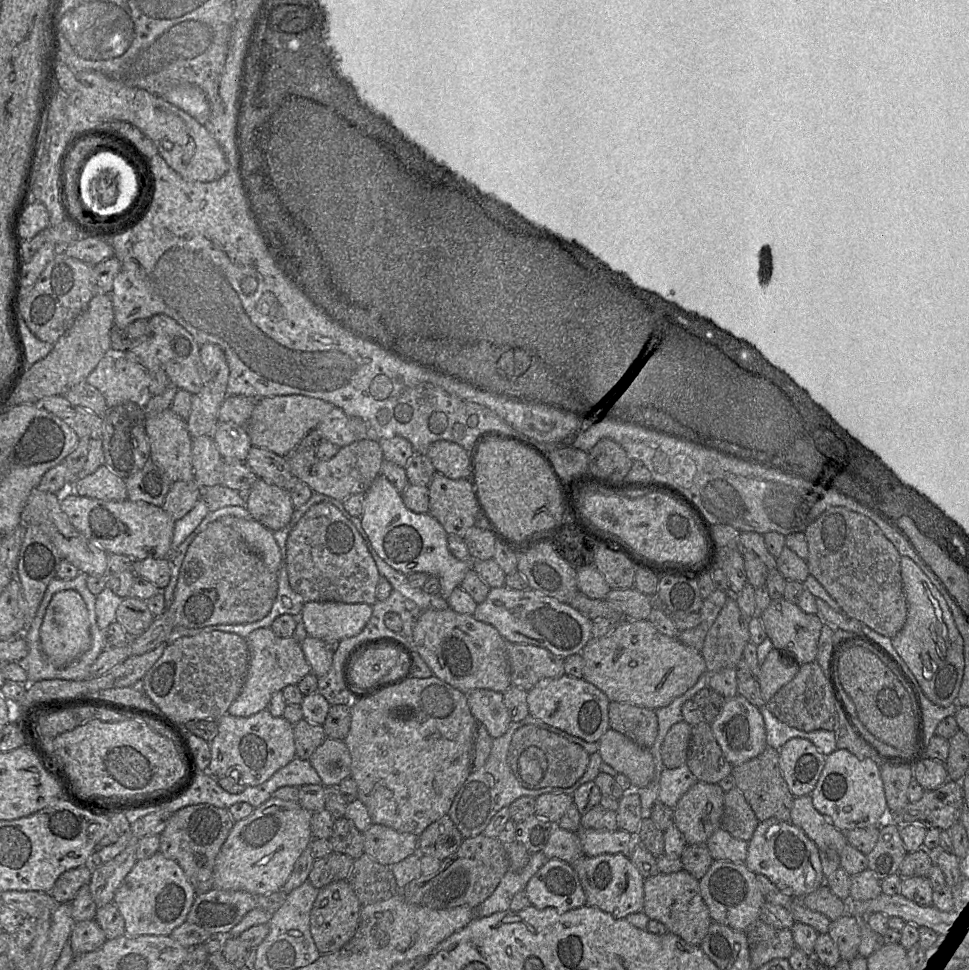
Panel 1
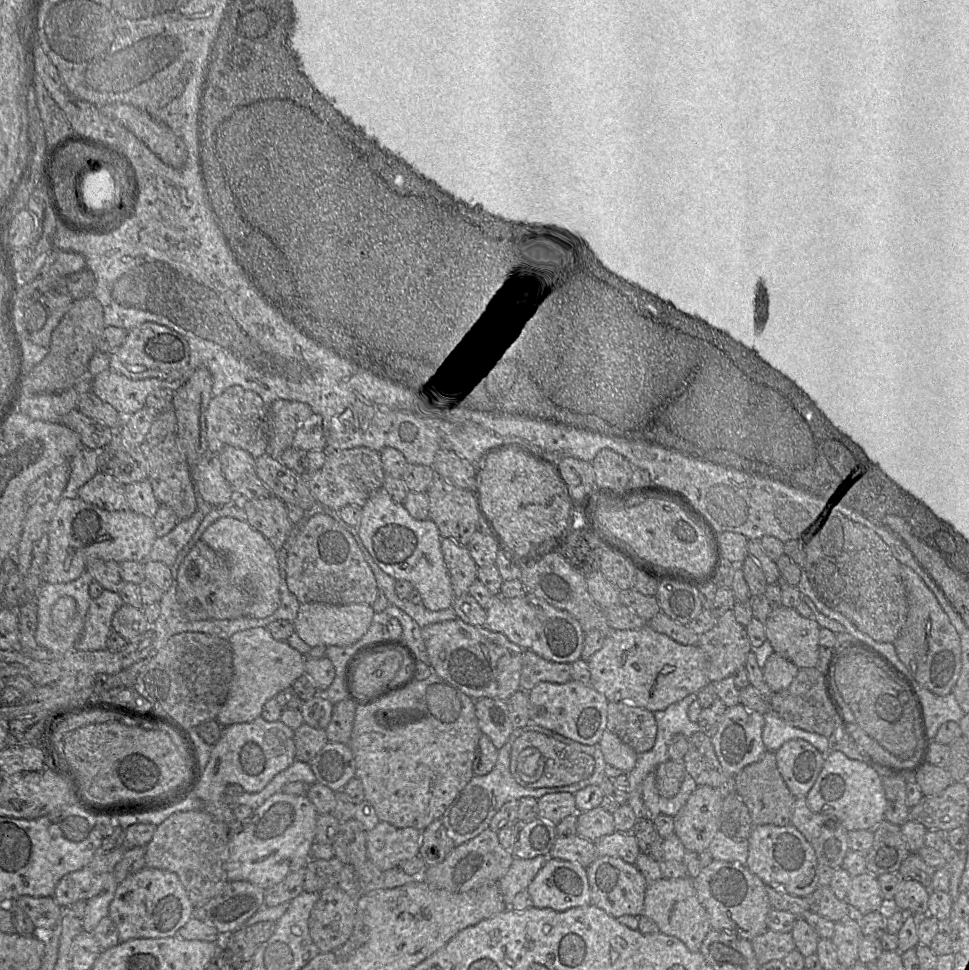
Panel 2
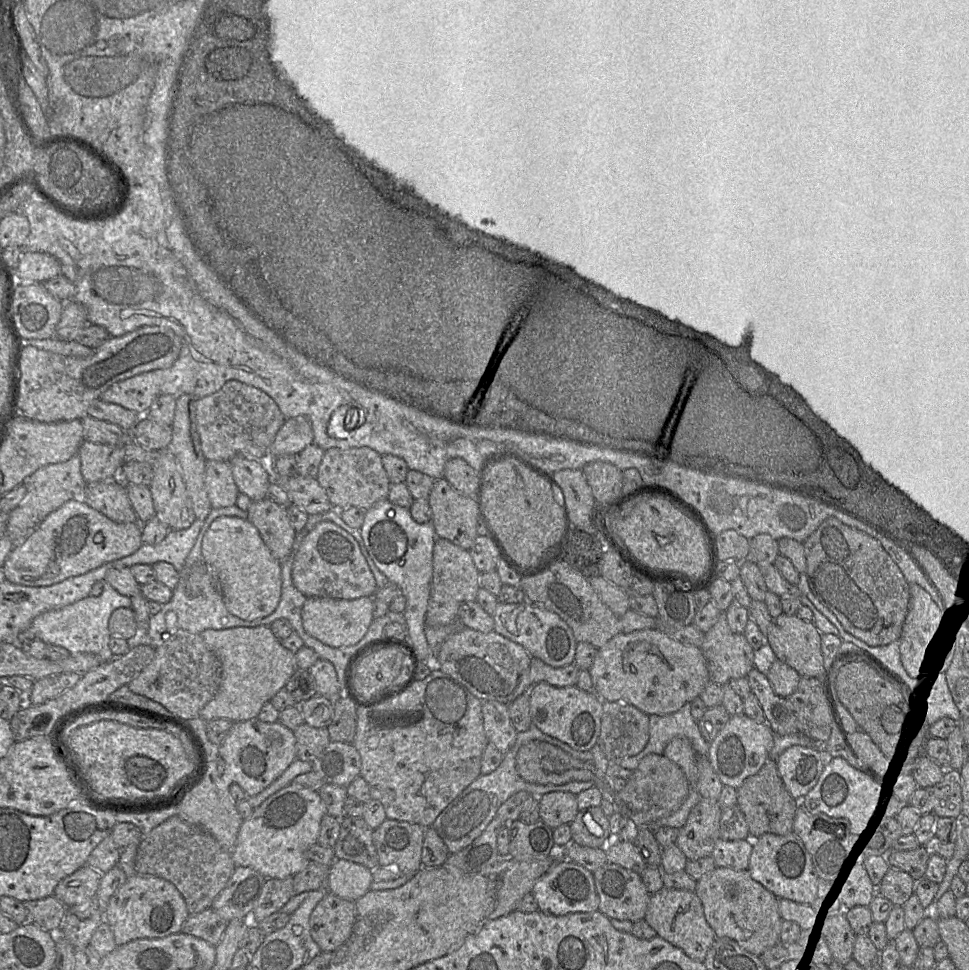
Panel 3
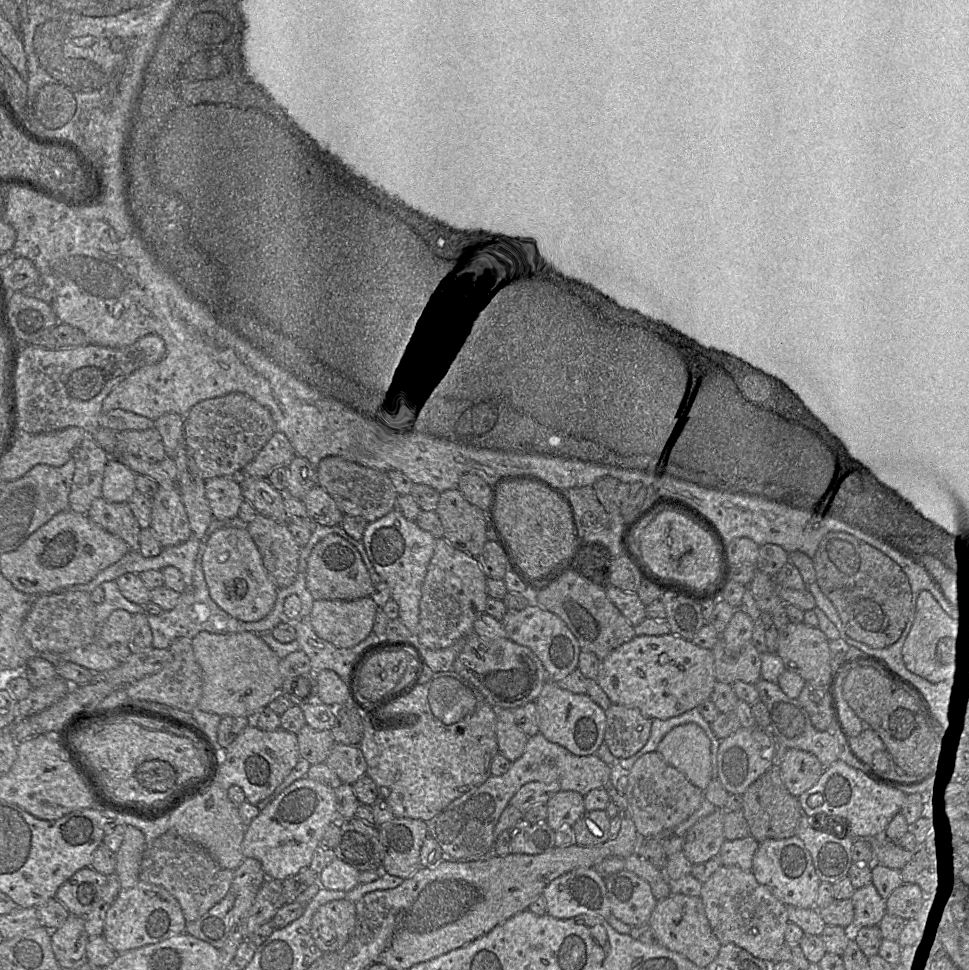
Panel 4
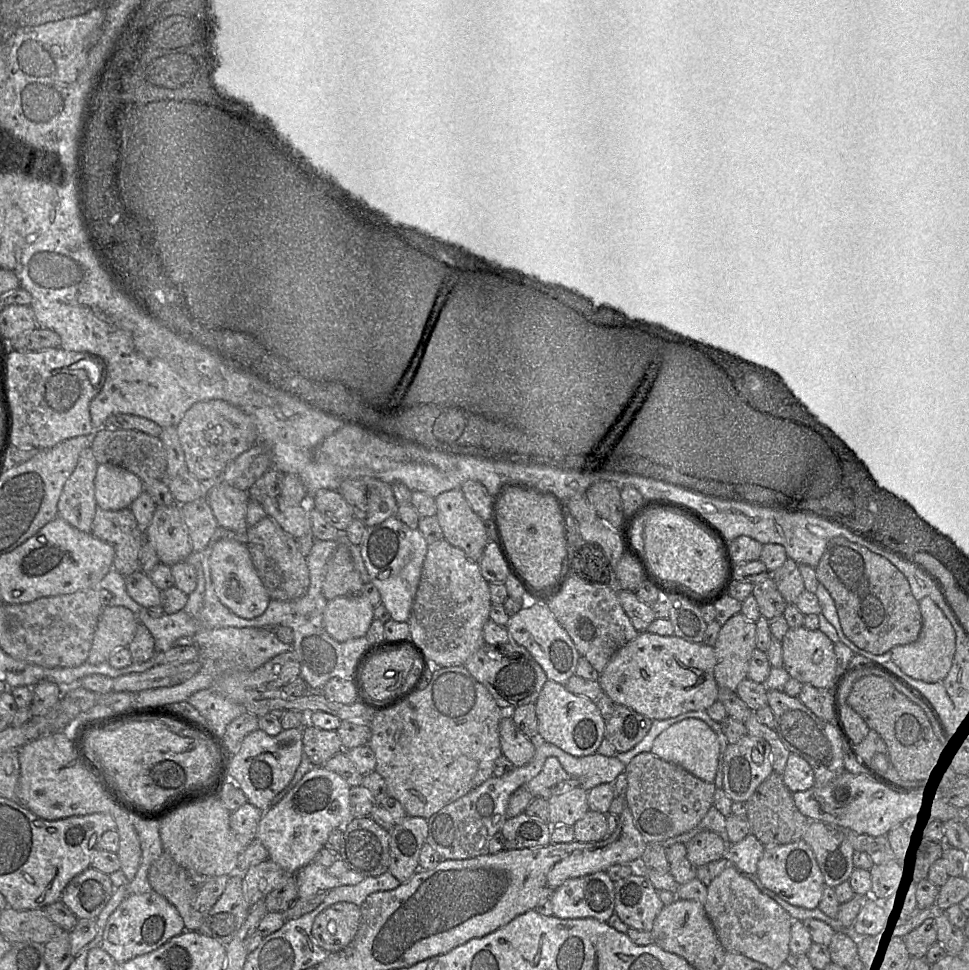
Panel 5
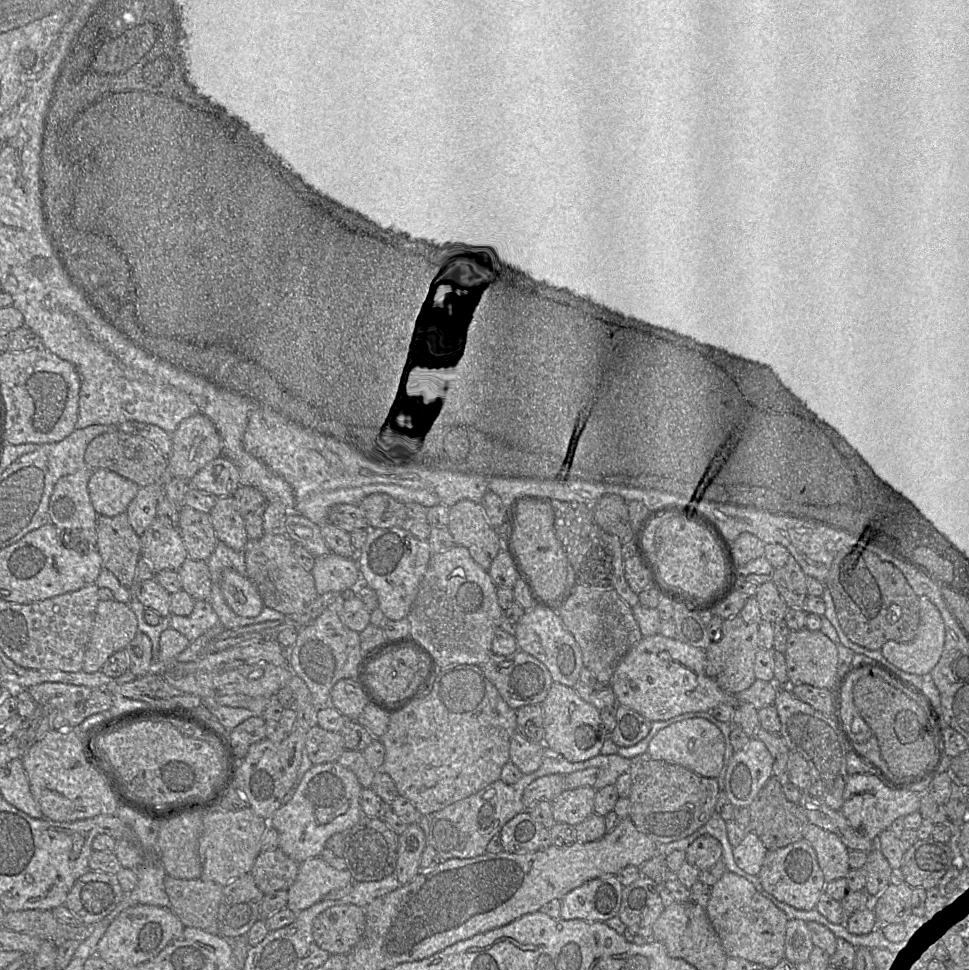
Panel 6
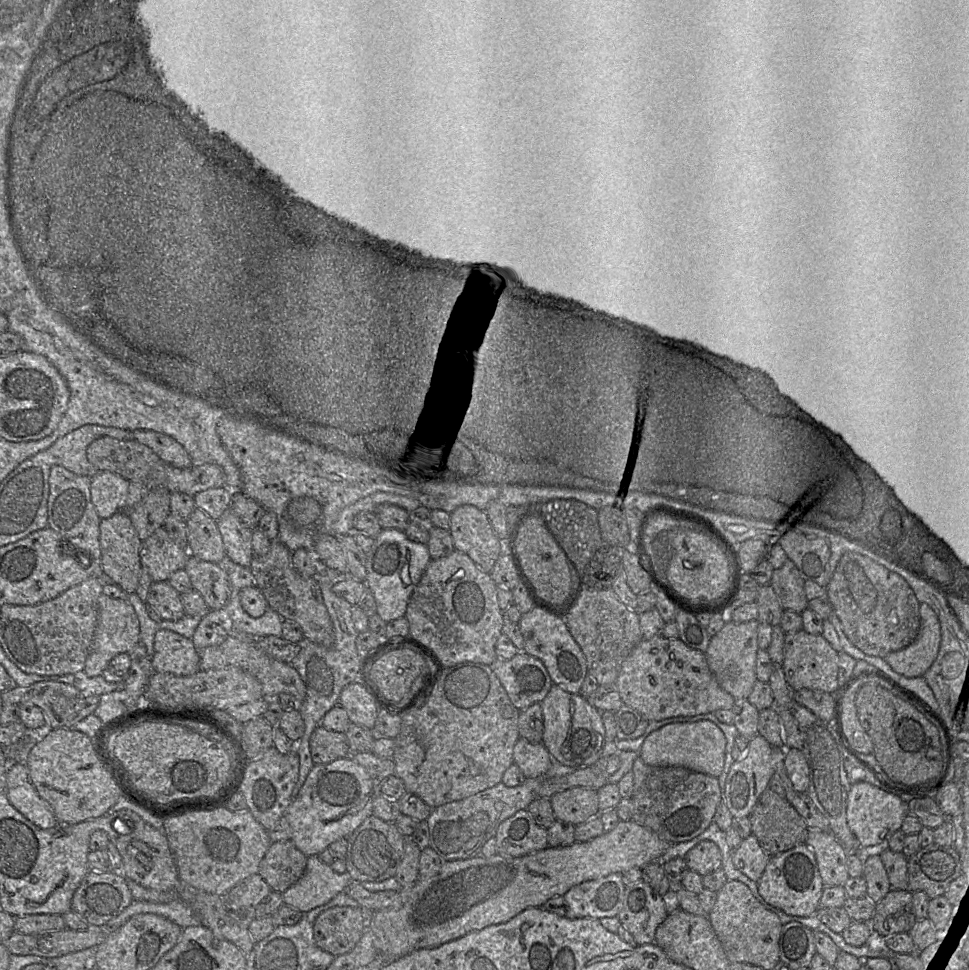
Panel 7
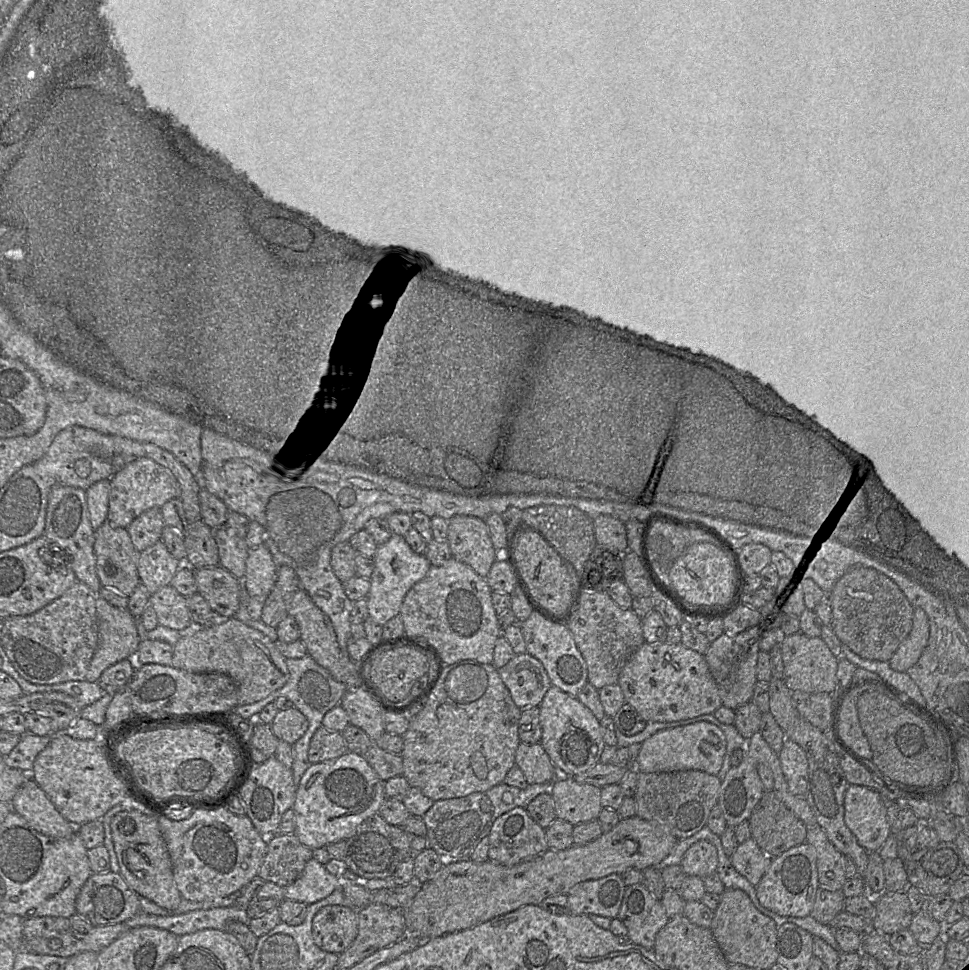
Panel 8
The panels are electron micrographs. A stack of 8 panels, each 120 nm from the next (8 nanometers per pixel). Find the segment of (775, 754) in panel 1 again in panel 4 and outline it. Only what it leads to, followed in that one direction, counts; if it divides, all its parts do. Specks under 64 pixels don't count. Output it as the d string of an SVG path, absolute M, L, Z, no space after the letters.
M776 763L750 784L742 794L742 812L748 823L750 835L758 842L765 839L785 839L796 835L797 826L803 815L797 797L785 787Z

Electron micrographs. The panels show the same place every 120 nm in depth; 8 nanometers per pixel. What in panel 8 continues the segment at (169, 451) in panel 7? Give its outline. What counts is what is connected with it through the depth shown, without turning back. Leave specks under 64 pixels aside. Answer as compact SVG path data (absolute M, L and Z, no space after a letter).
M143 443L145 457L168 469L178 481L181 494L179 499L183 503L188 523L201 519L199 493L203 489L193 473L172 453L151 443Z

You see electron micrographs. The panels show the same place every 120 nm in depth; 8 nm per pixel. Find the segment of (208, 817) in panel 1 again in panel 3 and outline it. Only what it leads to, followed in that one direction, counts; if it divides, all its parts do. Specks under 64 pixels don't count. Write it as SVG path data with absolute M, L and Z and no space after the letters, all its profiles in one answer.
M177 815L142 836L135 859L135 873L161 877L176 887L185 901L189 915L211 907L234 869L231 853L225 851L213 835Z

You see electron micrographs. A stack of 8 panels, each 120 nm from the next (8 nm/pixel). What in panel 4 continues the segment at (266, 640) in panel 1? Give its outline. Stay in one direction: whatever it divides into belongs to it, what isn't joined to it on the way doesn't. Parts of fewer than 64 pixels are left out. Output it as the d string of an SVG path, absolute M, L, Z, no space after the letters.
M206 631L198 633L194 638L192 638L192 647L194 657L201 667L202 670L202 695L197 704L197 707L209 713L217 714L221 717L223 716L240 716L246 718L252 718L252 723L254 717L265 707L268 706L270 700L280 691L282 684L282 677L279 673L279 661L280 658L275 654L275 652L262 640L262 638L254 632L239 632L239 633L227 633L227 634L212 634Z

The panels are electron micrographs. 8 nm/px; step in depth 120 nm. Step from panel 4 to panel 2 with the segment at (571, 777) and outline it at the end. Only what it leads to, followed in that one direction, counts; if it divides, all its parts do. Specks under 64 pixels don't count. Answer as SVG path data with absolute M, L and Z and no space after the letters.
M529 716L528 724L524 727L513 729L507 742L502 748L499 749L497 762L492 771L484 776L474 775L464 789L460 792L458 797L446 809L442 818L440 819L446 829L447 835L452 839L456 846L475 838L485 829L489 828L490 822L494 815L502 808L504 804L512 800L519 800L523 797L532 797L538 800L546 794L553 793L571 793L575 795L575 793L587 787L585 786L585 783L579 783L576 786L573 784L570 786L546 787L541 789L526 789L520 786L510 772L511 750L515 740L522 734L529 731L538 732L554 738L557 741L569 745L574 750L588 754L592 757L594 753L597 752L598 745L584 745L572 739L566 738L556 732L535 724L530 720Z

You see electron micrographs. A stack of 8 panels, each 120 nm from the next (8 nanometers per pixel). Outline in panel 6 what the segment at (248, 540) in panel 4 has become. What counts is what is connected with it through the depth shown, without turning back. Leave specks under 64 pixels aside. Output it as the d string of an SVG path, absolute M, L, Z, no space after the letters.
M233 569L223 572L222 592L228 606L239 616L256 617L265 606L256 585Z

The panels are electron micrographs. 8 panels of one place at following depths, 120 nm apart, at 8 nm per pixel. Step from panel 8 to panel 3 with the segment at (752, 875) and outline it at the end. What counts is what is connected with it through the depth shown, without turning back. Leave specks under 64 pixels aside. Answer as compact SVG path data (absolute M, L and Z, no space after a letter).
M718 839L715 843L712 857L715 861L716 867L748 871L752 848L752 839L733 841Z

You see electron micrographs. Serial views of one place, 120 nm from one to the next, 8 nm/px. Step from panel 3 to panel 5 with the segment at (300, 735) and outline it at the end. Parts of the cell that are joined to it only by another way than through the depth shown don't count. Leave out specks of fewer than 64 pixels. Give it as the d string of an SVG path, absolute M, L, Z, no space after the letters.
M306 725L303 729L303 753L312 766L323 766L327 760L341 752L342 742L334 730L323 730Z

